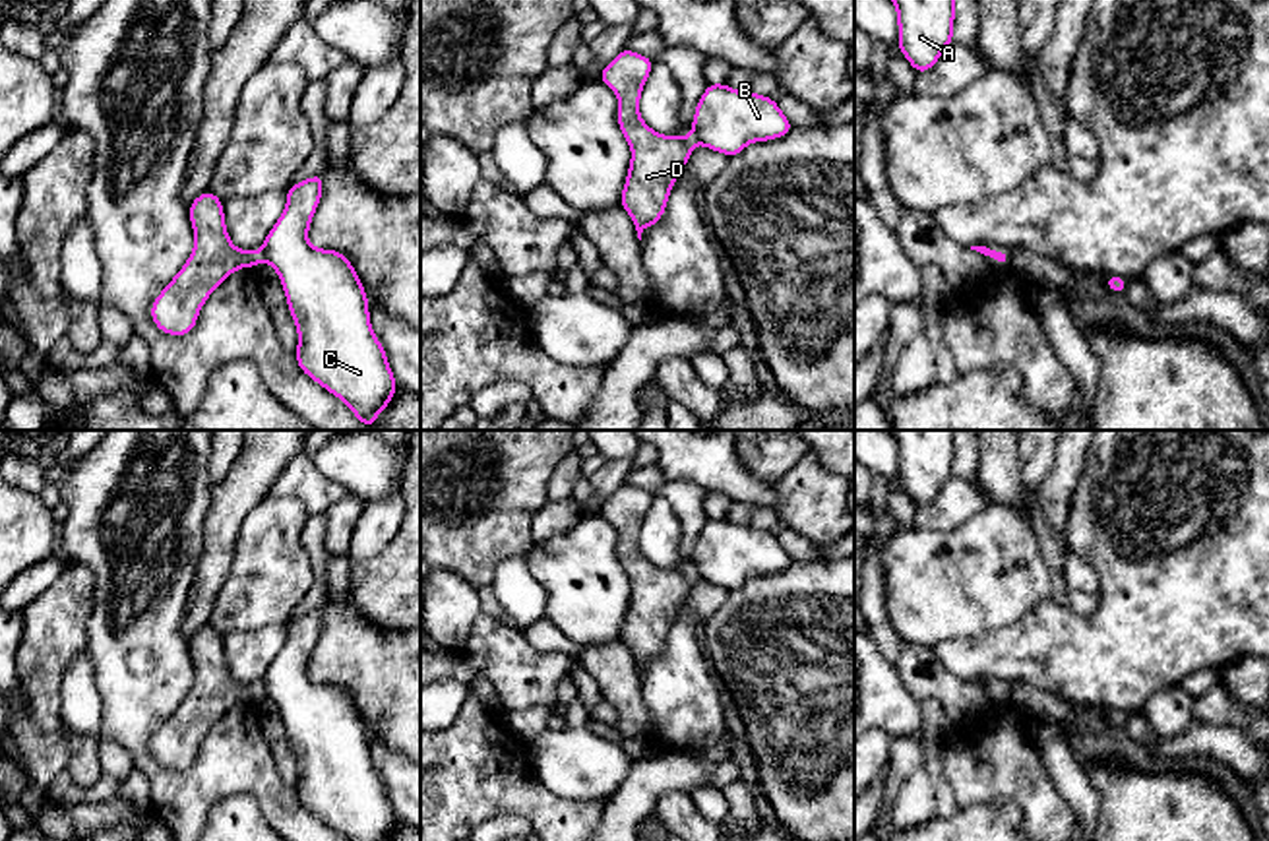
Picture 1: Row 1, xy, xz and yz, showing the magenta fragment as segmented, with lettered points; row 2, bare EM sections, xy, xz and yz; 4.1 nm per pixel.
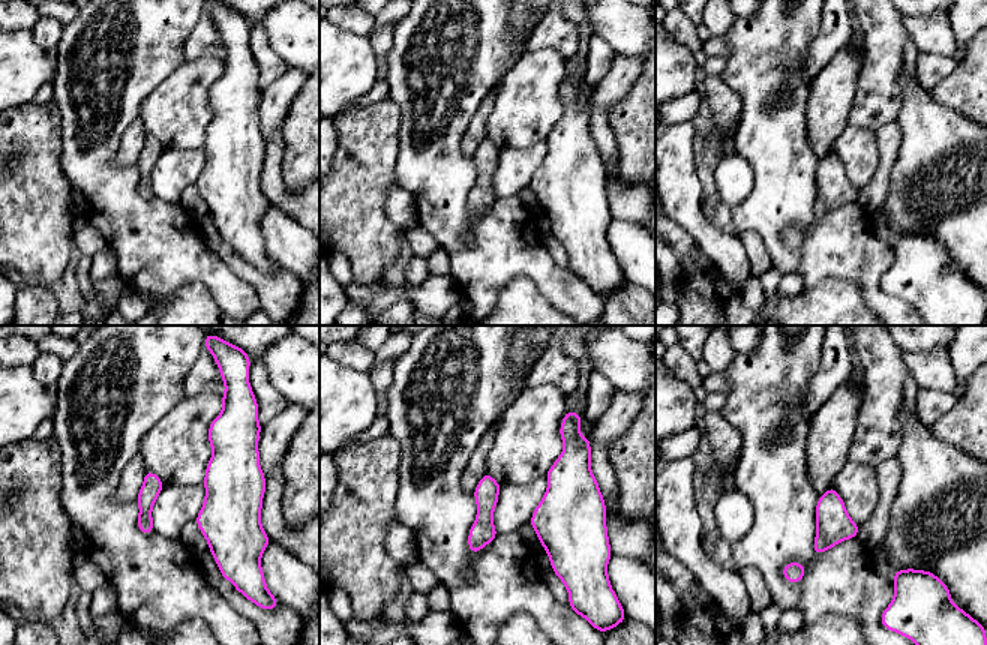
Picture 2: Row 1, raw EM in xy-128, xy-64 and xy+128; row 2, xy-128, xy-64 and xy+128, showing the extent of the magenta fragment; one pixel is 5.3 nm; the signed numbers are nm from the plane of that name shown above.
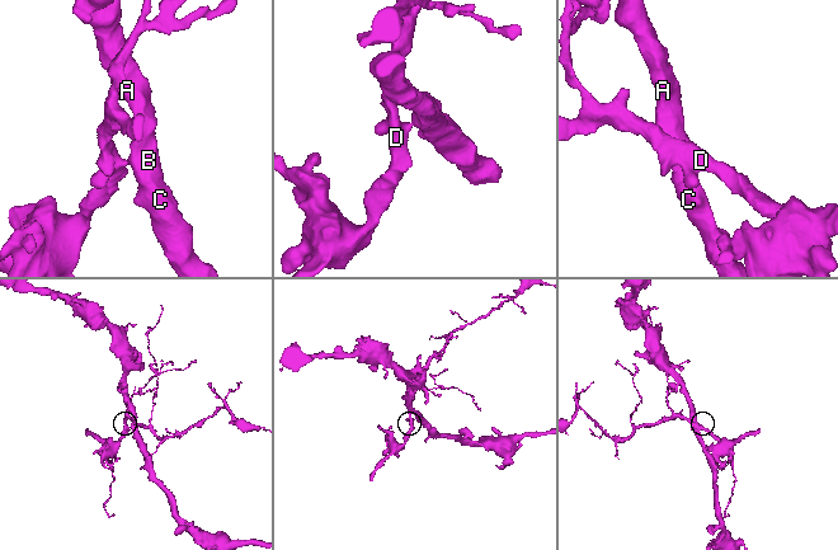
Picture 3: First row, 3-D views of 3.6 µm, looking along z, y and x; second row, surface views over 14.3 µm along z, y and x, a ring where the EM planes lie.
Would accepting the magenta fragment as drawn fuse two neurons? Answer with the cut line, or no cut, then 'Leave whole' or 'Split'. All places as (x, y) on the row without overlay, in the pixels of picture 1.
Split along xy (258, 686), (262, 694). Split

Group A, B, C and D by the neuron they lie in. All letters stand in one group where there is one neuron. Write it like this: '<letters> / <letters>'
A B C / D

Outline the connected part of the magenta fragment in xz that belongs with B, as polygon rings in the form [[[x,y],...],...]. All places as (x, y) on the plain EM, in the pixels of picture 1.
[[[709,517],[690,564],[696,577],[734,591],[748,577],[783,572],[792,562],[775,533]]]

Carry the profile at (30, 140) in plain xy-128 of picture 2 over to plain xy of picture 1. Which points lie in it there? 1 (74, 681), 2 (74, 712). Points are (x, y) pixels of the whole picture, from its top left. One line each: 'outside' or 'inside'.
1: outside
2: outside

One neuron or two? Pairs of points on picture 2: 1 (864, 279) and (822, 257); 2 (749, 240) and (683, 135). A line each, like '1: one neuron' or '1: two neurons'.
1: one neuron
2: two neurons

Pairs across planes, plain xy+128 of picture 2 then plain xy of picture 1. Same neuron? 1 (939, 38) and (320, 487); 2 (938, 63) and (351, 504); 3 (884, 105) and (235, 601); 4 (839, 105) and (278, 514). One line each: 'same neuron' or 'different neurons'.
1: same neuron
2: same neuron
3: same neuron
4: different neurons

